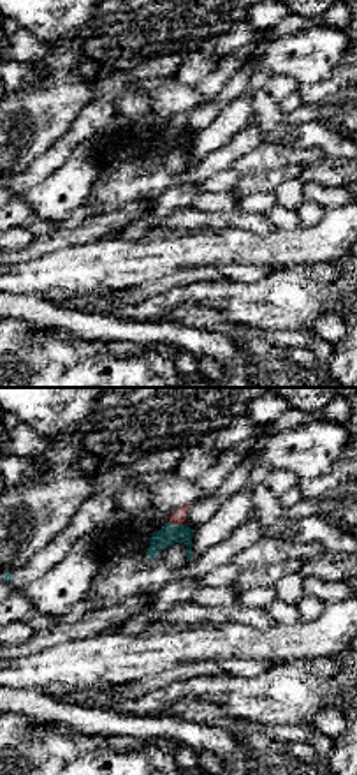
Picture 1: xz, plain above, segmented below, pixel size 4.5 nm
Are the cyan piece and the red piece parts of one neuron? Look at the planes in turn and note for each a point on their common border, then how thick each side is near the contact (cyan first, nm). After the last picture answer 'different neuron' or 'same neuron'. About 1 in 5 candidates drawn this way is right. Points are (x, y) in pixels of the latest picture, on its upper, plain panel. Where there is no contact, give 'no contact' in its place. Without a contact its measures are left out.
meets cyan at (176, 131); 90 nm thick on the cyan side, 80 nm on the other

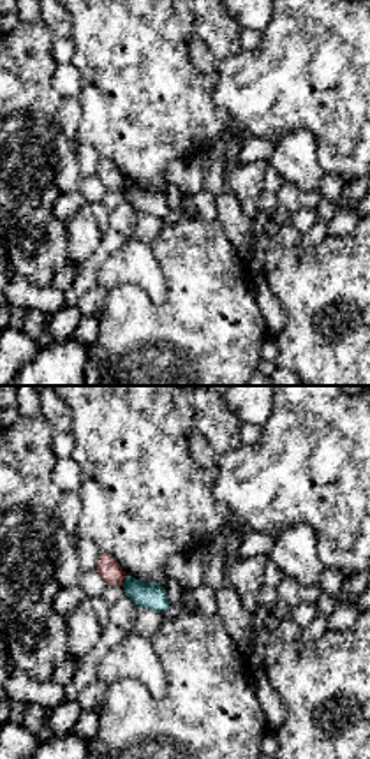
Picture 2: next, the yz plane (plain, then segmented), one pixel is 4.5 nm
meets cyan at (125, 187); 120 nm thick on the cyan side, 100 nm on the other

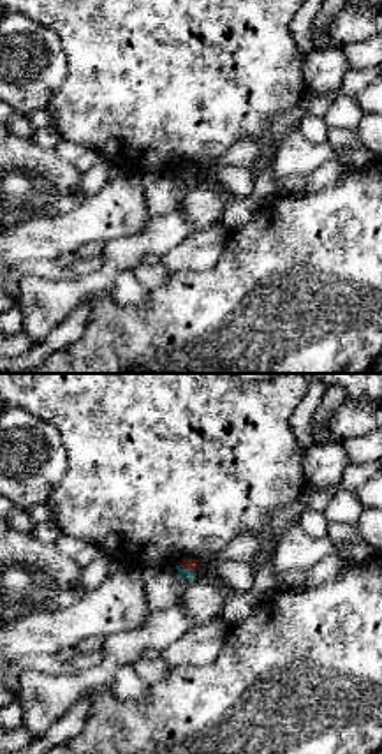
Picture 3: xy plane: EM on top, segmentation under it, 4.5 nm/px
meets cyan at (187, 177); 50 nm thick on the cyan side, 60 nm on the other

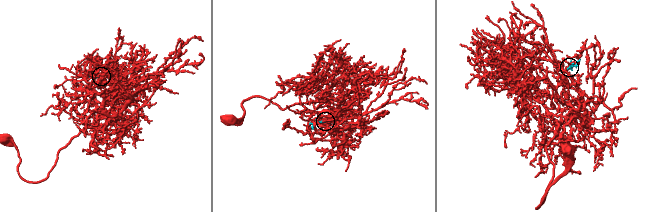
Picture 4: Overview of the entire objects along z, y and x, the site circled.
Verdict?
different neuron

